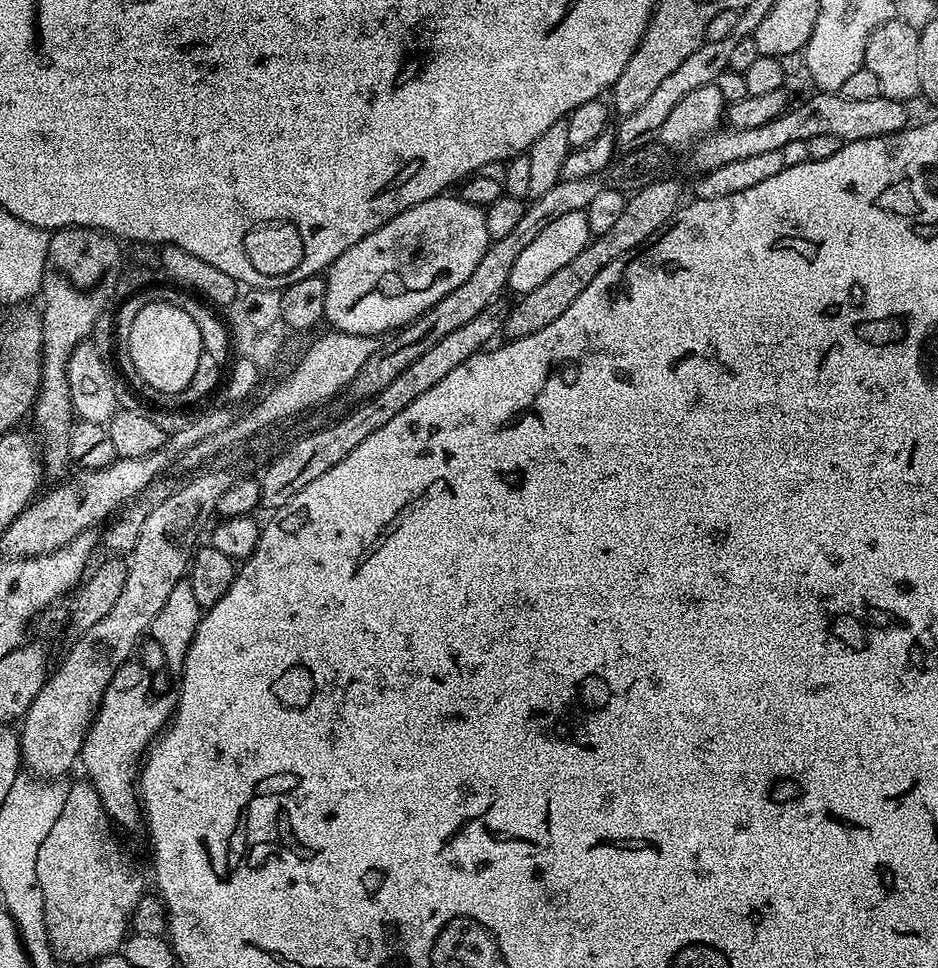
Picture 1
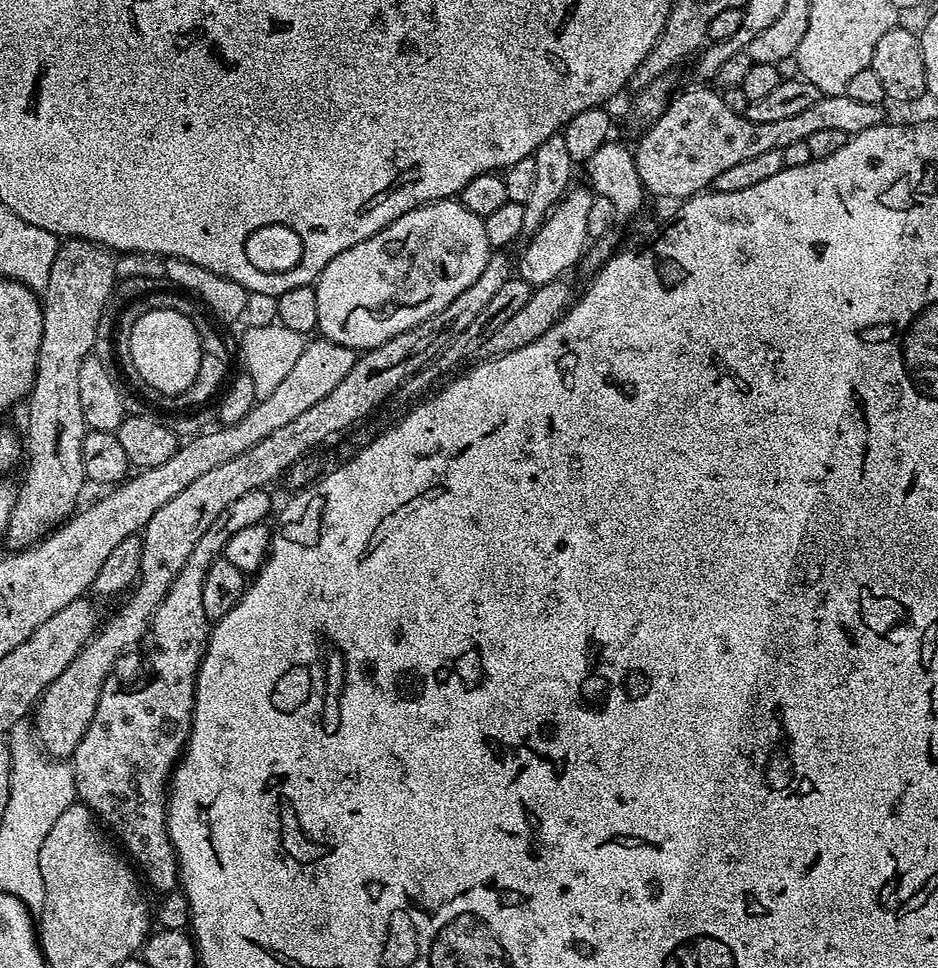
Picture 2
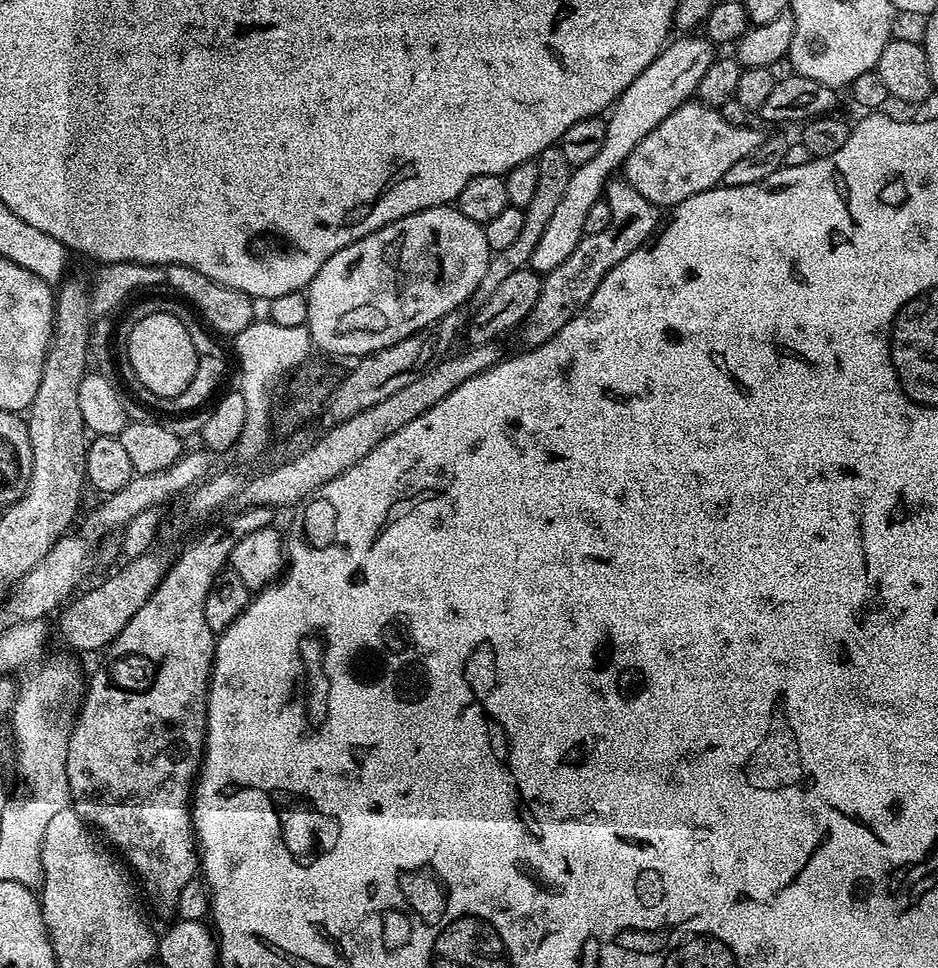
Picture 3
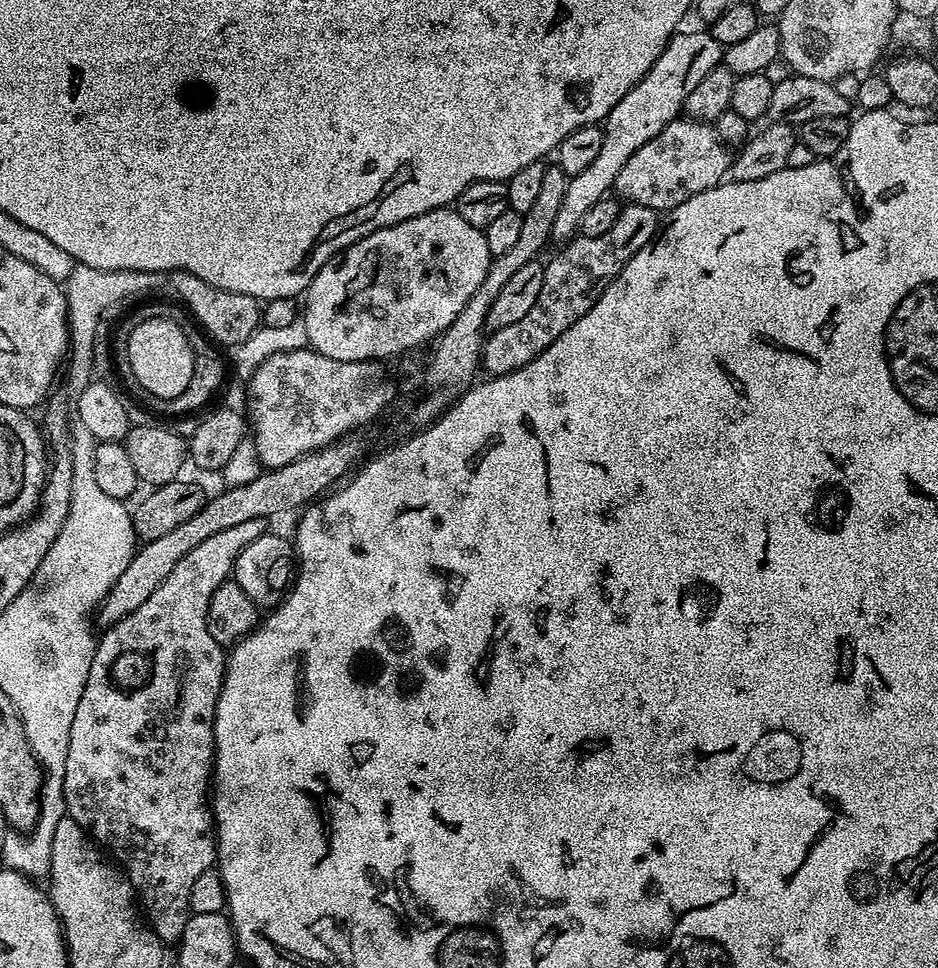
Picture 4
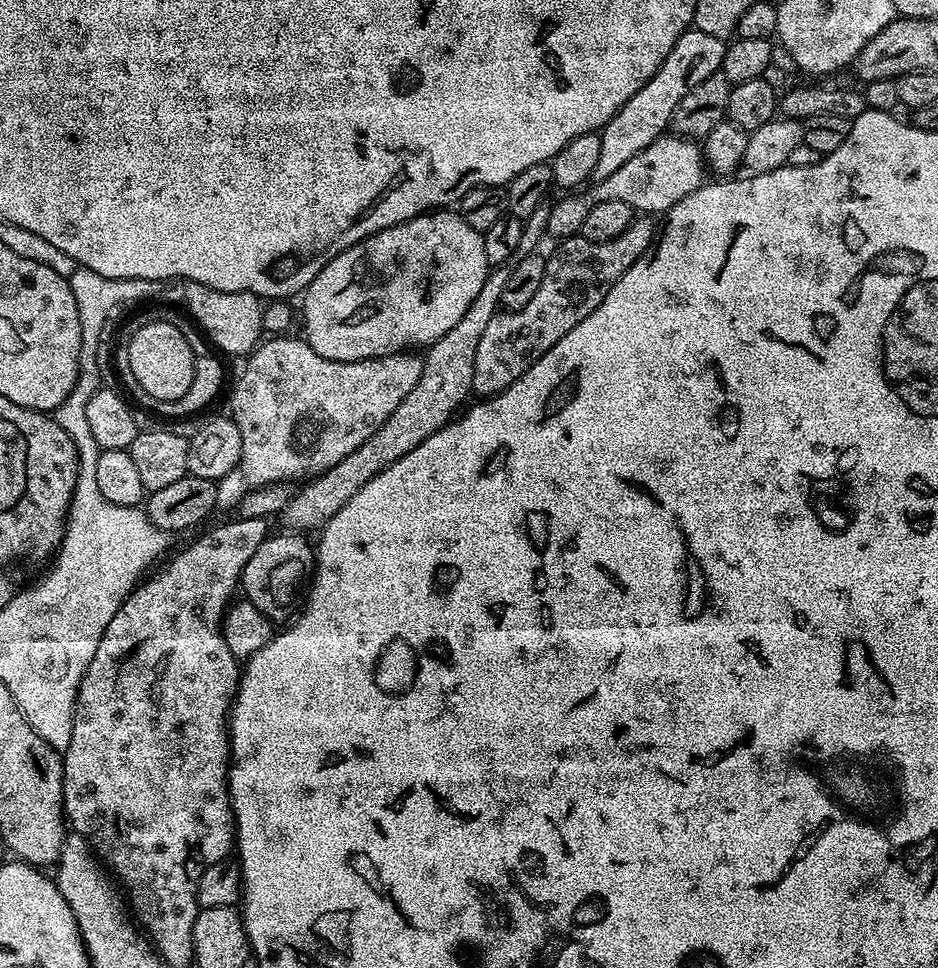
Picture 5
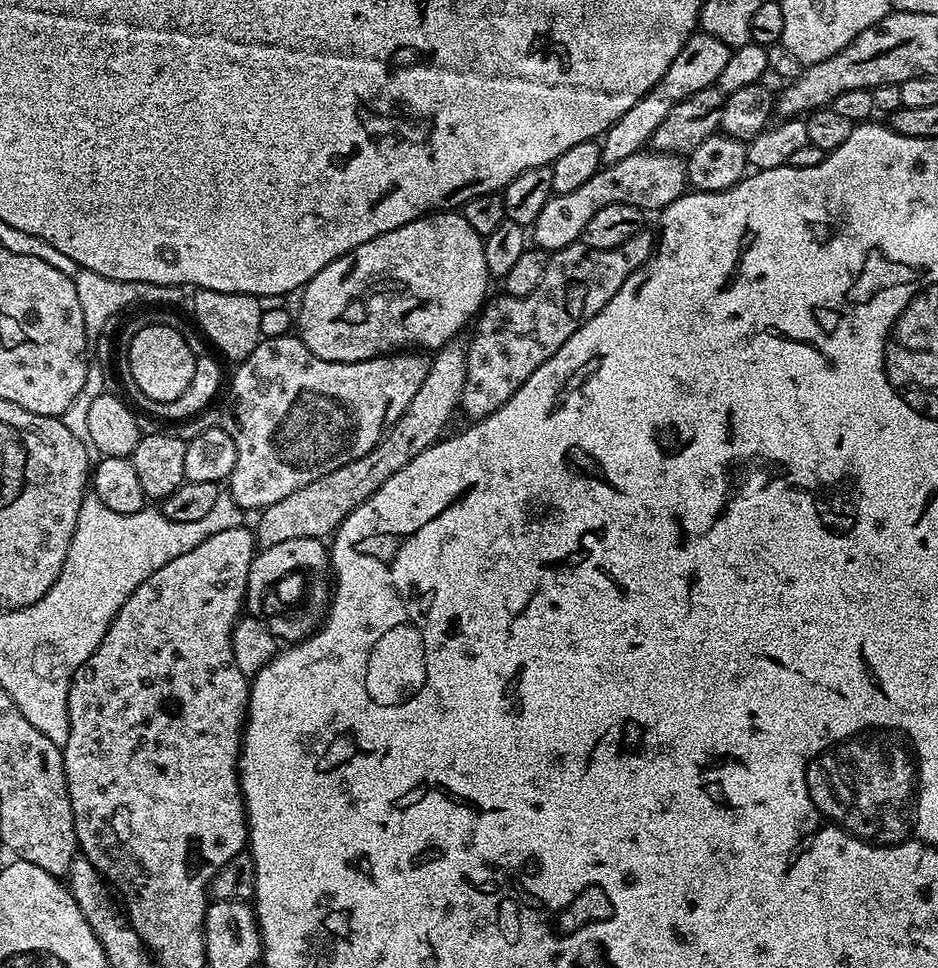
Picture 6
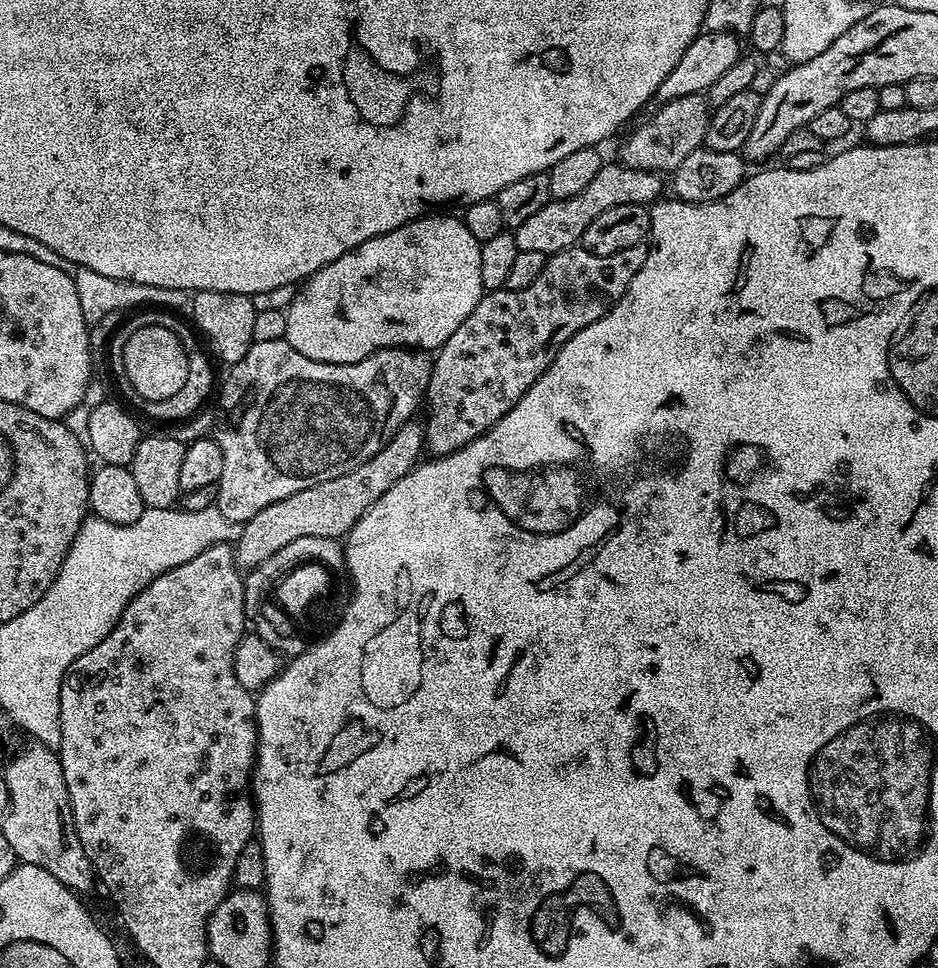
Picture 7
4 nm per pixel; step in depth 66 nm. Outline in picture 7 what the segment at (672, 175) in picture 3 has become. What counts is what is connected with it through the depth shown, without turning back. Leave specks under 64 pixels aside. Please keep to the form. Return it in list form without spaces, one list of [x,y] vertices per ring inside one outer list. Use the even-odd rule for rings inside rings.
[[[605,162],[602,170],[598,170],[594,182],[586,186],[586,190],[581,190],[574,194],[574,198],[562,198],[561,200],[549,200],[542,210],[537,210],[527,222],[522,222],[514,230],[518,250],[535,250],[543,256],[553,256],[555,252],[561,252],[567,248],[577,247],[590,222],[598,218],[606,210],[611,210],[613,206],[626,206],[627,204],[643,204],[651,206],[661,199],[664,184],[659,175],[655,172],[638,170],[631,168],[629,164],[623,162]]]

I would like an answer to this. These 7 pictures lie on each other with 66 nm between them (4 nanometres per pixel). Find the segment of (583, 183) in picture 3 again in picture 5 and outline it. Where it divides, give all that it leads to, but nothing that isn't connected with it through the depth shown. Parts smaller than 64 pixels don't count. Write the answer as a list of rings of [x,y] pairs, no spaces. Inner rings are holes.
[[[695,30],[681,34],[678,42],[674,42],[674,50],[666,54],[666,62],[658,66],[654,78],[650,78],[650,82],[646,82],[646,86],[642,86],[642,90],[638,90],[638,94],[634,94],[634,98],[630,98],[630,102],[626,102],[626,106],[614,114],[614,118],[610,118],[608,129],[600,132],[602,150],[598,166],[594,166],[593,181],[610,178],[610,174],[615,174],[625,162],[630,162],[634,154],[646,150],[650,142],[669,131],[672,111],[678,102],[682,102],[682,98],[686,98],[686,94],[690,94],[698,82],[706,82],[710,74],[720,71],[725,47],[725,41],[711,37],[710,34]]]

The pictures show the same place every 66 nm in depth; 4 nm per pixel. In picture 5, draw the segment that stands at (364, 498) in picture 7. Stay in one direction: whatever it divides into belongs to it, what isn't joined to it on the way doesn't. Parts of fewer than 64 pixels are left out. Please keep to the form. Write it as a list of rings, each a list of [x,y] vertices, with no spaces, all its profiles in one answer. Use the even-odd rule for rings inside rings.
[[[496,266],[489,271],[486,282],[482,282],[482,290],[478,290],[474,302],[470,302],[470,310],[466,310],[466,314],[458,318],[458,323],[450,326],[450,330],[446,330],[446,334],[442,334],[442,338],[438,338],[427,349],[418,386],[414,386],[414,390],[410,390],[410,394],[402,398],[398,410],[394,410],[394,414],[390,414],[390,418],[386,418],[379,430],[366,442],[362,442],[362,446],[358,446],[354,454],[342,458],[342,462],[305,483],[308,485],[297,496],[295,493],[284,507],[283,519],[288,519],[300,528],[323,528],[324,523],[338,514],[338,510],[342,510],[342,506],[346,506],[346,502],[350,502],[350,498],[354,498],[354,494],[358,494],[358,490],[362,490],[362,486],[366,486],[372,476],[386,470],[386,466],[390,466],[398,458],[410,454],[414,446],[422,446],[422,442],[426,442],[430,434],[437,432],[457,415],[456,407],[472,392],[474,354],[478,354],[478,342],[482,339],[490,318],[501,307],[502,290],[508,279],[508,266]]]

